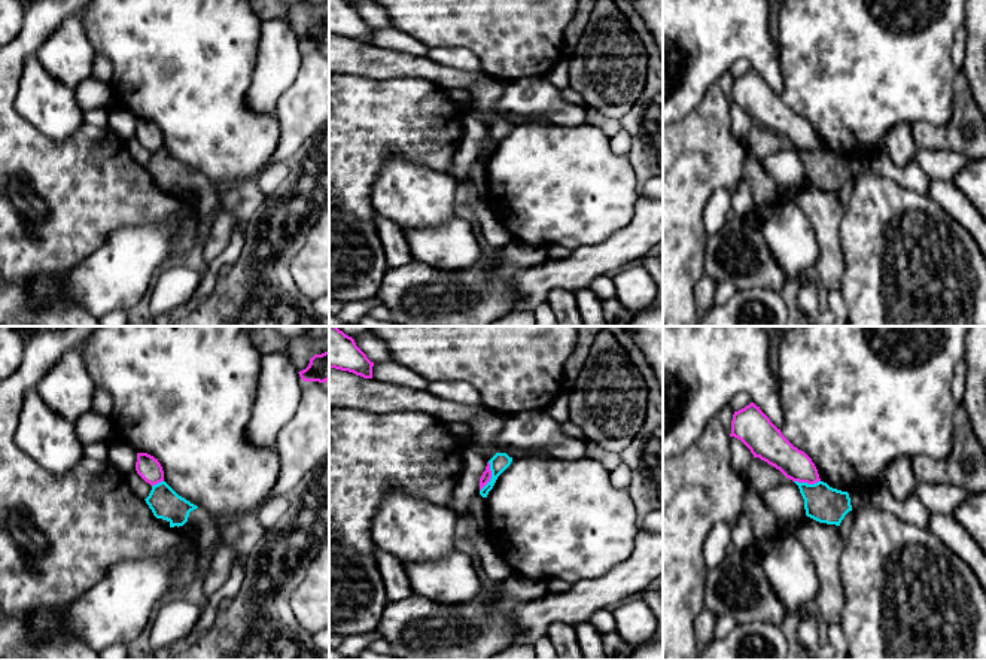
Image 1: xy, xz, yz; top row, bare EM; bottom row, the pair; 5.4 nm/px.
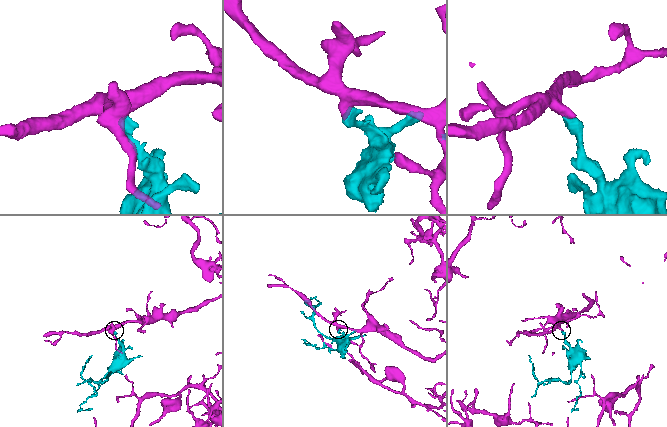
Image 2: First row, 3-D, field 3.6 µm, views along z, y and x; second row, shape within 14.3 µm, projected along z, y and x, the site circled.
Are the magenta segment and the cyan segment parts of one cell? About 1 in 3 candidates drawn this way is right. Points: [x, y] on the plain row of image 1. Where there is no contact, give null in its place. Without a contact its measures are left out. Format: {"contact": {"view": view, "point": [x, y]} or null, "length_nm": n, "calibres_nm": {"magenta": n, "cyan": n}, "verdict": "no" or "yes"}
{"contact": {"view": "xz", "point": [490, 143]}, "length_nm": 170, "calibres_nm": {"magenta": 50, "cyan": 100}, "verdict": "no"}

